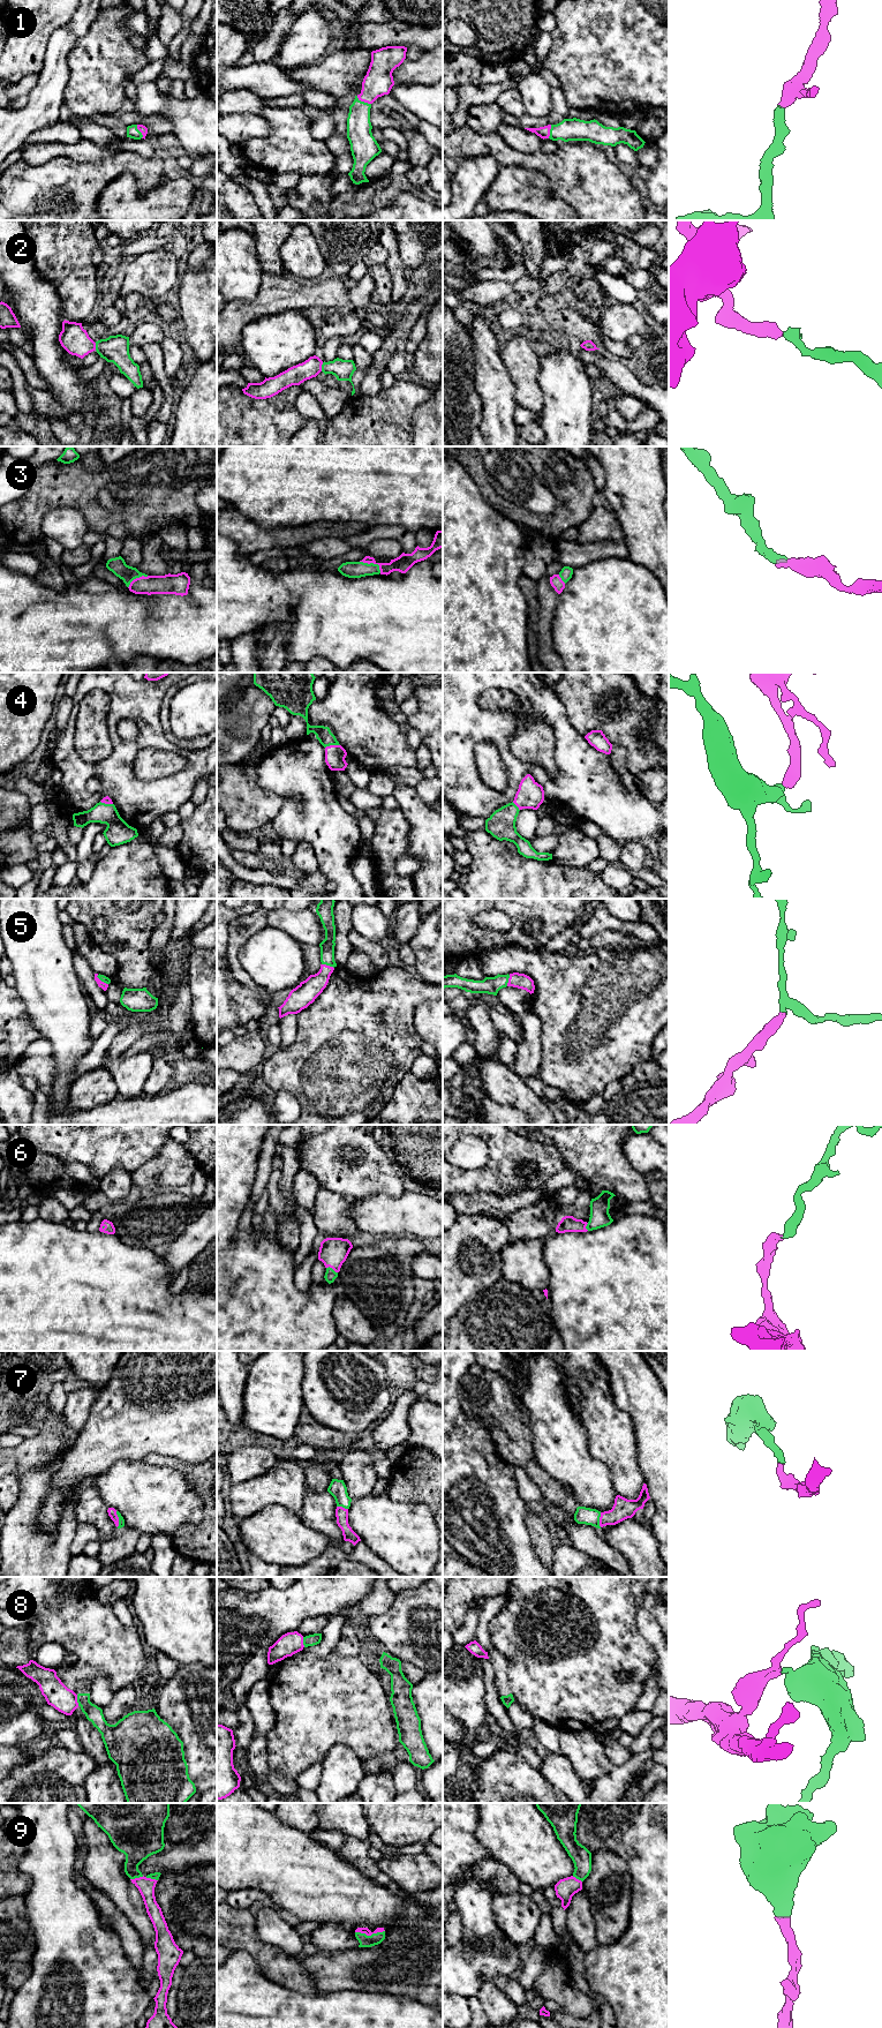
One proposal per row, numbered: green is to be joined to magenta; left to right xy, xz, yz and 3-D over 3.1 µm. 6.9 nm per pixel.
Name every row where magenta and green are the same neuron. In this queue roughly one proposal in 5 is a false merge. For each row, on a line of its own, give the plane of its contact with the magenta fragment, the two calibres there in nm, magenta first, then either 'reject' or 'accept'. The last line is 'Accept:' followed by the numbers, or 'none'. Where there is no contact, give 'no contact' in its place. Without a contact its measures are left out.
1: meets magenta in xz; 200 nm thick on the magenta side, 180 nm on the other; accept
2: meets magenta in xz; 140 nm thick on the magenta side, 140 nm on the other; accept
3: meets magenta in xz; 120 nm thick on the magenta side, 110 nm on the other; accept
4: meets magenta in xz; 140 nm thick on the magenta side, 110 nm on the other; accept
5: meets magenta in xz; 150 nm thick on the magenta side, 100 nm on the other; accept
6: meets magenta in xz; 200 nm thick on the magenta side, 80 nm on the other; accept
7: meets magenta in xy; 60 nm thick on the magenta side, 50 nm on the other; accept
8: meets magenta in xy; 170 nm thick on the magenta side, 120 nm on the other; reject
9: meets magenta in xz; 50 nm thick on the magenta side, 90 nm on the other; accept
Accept: 1, 2, 3, 4, 5, 6, 7, 9

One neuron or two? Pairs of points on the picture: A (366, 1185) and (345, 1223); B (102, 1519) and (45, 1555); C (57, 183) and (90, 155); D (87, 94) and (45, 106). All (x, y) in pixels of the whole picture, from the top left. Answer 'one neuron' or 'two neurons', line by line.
A: two neurons
B: two neurons
C: two neurons
D: two neurons

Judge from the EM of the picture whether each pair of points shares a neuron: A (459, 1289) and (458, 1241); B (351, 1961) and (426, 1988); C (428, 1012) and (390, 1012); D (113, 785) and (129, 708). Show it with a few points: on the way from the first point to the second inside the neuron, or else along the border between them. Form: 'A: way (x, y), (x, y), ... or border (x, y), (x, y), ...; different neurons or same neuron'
A: way (455, 1277), (457, 1253); same neuron
B: way (369, 1968), (407, 1969); same neuron
C: border (430, 998), (414, 1012), (414, 1029), (421, 1038); different neurons
D: way (118, 765), (118, 742), (113, 735), (113, 725); same neuron

